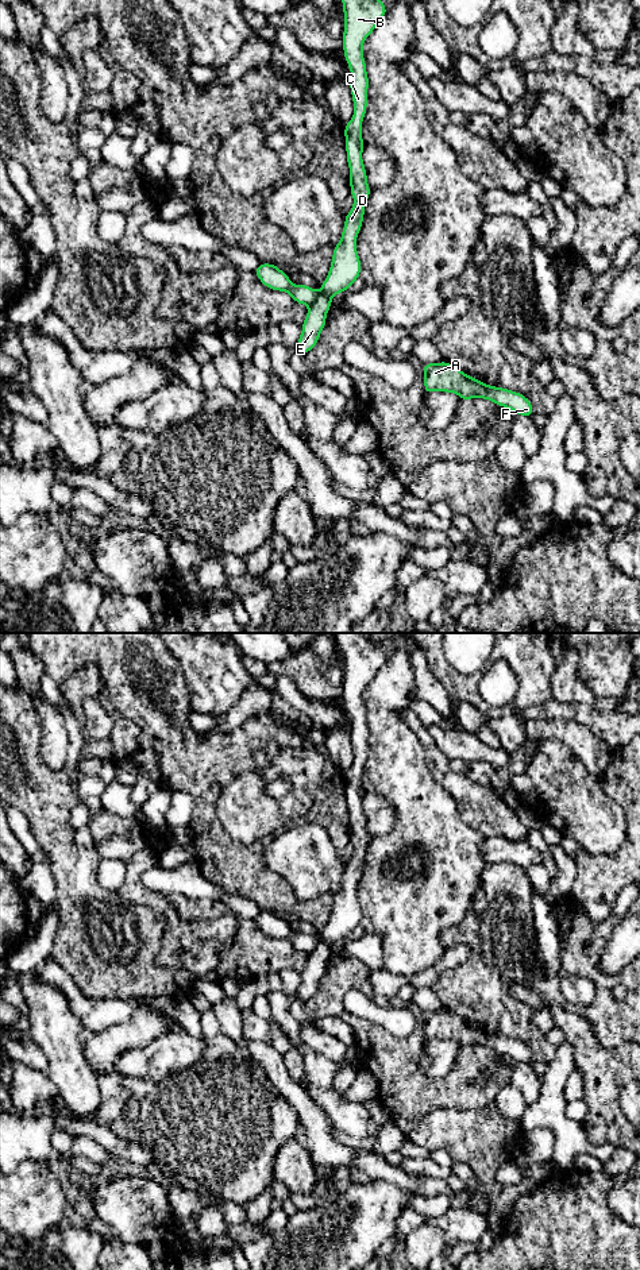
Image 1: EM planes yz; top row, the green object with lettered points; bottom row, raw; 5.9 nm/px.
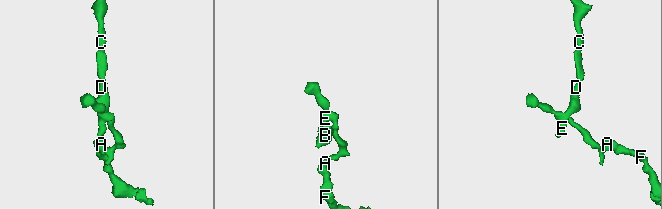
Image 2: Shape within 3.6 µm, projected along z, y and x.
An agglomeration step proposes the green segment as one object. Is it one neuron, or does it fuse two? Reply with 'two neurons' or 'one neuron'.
two neurons

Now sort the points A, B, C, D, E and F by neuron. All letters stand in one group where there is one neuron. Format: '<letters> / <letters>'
A F / B C D E

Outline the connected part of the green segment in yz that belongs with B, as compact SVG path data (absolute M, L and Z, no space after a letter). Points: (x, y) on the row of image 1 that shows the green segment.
M382 0L342 1L344 13L343 51L351 70L350 89L354 101L354 116L344 126L350 192L354 197L354 206L344 216L340 242L332 247L331 269L302 323L301 336L294 347L301 355L306 355L317 344L320 333L327 324L325 316L332 306L332 297L348 290L361 275L362 265L356 251L356 236L362 228L365 205L371 193L362 159L362 151L366 144L361 131L367 108L369 89L362 46L388 9Z

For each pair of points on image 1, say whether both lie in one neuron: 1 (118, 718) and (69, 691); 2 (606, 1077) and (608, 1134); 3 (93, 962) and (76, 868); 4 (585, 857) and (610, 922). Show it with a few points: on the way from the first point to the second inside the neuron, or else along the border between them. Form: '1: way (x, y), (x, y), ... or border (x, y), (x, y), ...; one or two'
1: way (107, 705), (95, 691), (83, 691); one
2: way (606, 1091), (606, 1120); one
3: way (87, 940), (80, 917), (80, 895), (77, 891); one
4: border (577, 907), (596, 922), (601, 922), (610, 914); two

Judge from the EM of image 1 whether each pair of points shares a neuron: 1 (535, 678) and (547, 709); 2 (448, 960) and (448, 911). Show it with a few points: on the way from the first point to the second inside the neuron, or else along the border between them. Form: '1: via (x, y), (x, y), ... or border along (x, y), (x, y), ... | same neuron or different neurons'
1: border along (551, 698), (513, 710) | different neurons
2: border along (447, 948), (424, 969) | different neurons

